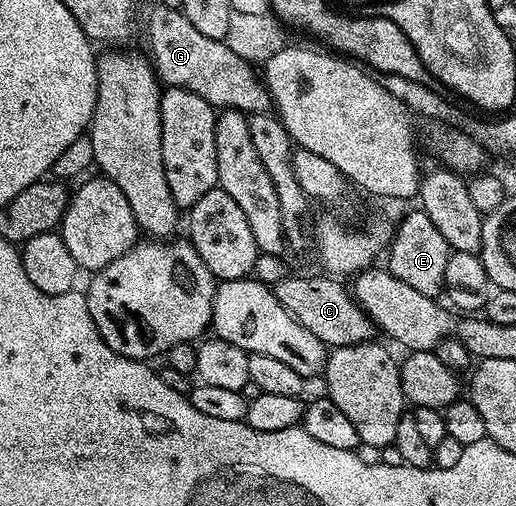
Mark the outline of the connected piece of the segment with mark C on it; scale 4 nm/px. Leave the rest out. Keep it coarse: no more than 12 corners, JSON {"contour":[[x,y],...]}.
{"contour":[[328,274],[284,276],[278,302],[329,349],[369,343],[372,319]]}

